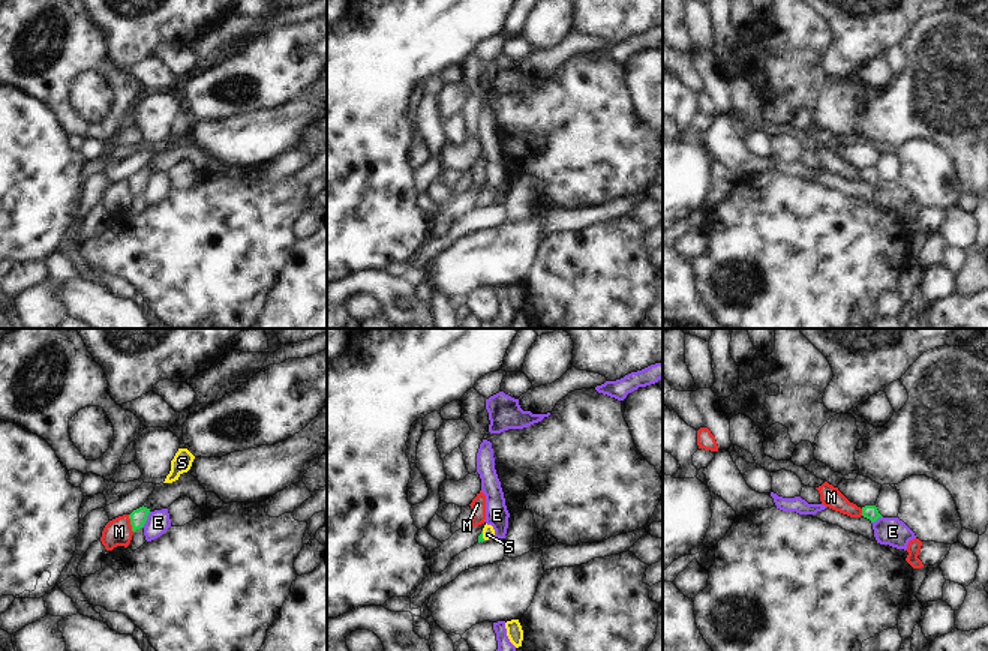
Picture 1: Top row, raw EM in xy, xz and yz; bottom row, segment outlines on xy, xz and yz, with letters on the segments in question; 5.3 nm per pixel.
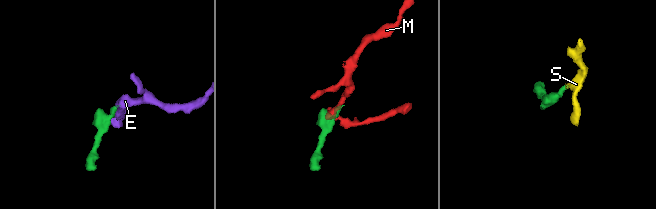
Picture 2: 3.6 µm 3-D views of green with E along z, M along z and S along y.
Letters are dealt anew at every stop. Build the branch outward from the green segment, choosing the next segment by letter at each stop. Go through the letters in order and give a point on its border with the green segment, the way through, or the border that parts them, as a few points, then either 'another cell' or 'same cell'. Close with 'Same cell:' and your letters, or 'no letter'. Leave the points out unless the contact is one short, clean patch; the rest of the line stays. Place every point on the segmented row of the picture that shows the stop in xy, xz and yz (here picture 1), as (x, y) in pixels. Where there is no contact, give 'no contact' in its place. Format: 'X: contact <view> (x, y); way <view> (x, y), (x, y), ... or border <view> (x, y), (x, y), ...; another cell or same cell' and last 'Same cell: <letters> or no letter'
E: contact xy (146, 519); border xy (150, 512), (141, 527); another cell
M: contact xy (131, 524); border xy (128, 515), (134, 531); another cell
S: contact xz (482, 536); way xz (480, 537), (482, 536), (488, 531); same cell
Same cell: S

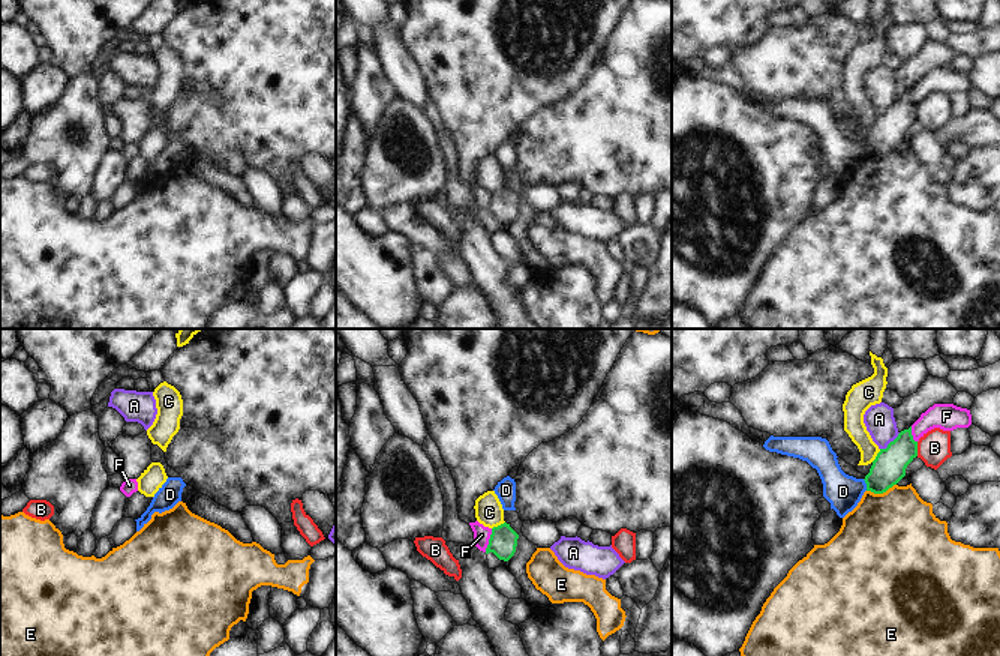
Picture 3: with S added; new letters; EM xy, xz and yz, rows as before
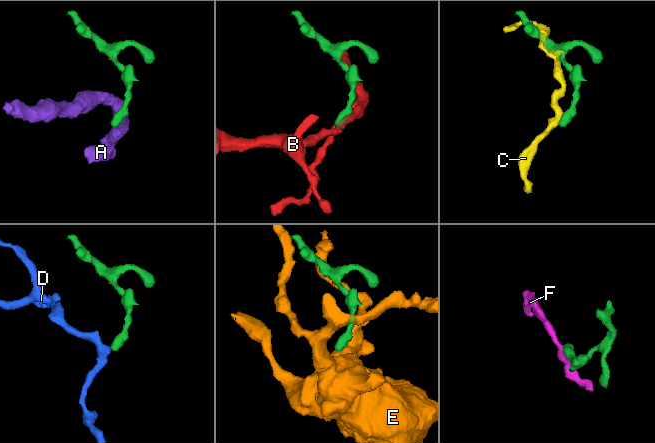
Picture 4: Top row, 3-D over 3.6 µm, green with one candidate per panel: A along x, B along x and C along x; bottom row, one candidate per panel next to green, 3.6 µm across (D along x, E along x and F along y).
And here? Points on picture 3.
A: contact yz (889, 443); border yz (900, 433), (880, 449); another cell
B: contact yz (916, 449); another cell
C: contact xz (498, 526); border xz (504, 521), (492, 529); another cell
D: contact yz (867, 485); border yz (862, 479), (867, 490); another cell
E: contact yz (880, 493); border yz (895, 484), (882, 493), (867, 491); another cell
F: contact xz (489, 541); border xz (492, 529), (485, 551); another cell
Same cell: no letter

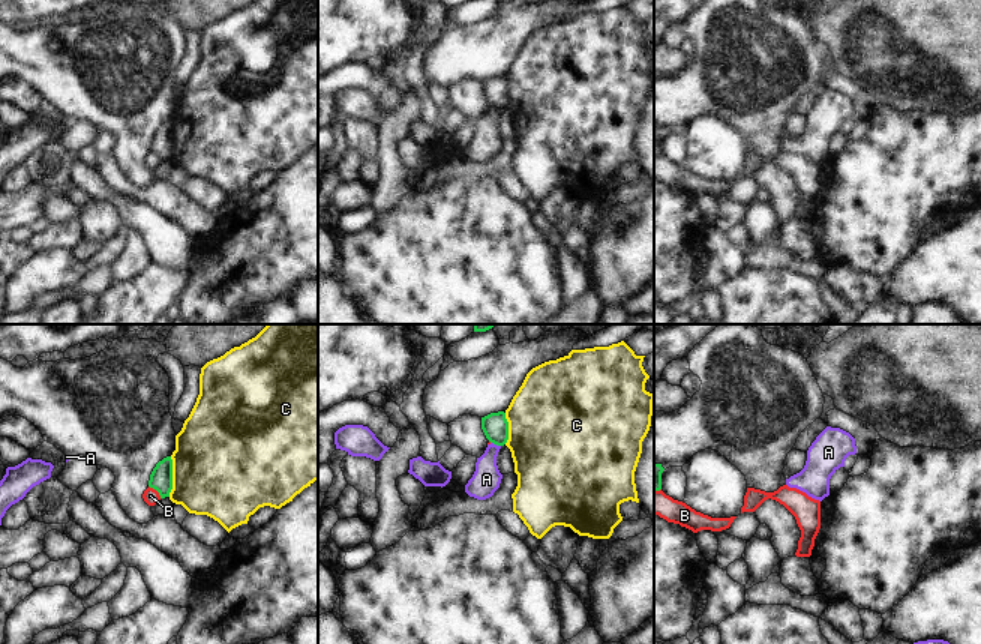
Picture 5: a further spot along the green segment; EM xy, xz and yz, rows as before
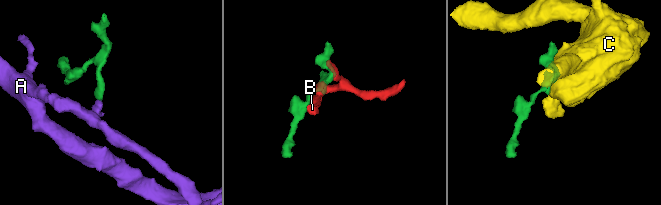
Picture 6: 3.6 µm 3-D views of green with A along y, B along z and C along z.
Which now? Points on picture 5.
A: contact xz (495, 443); border xz (491, 442), (500, 446); another cell
B: contact xy (156, 490); border xy (149, 485), (161, 497); another cell
C: contact xy (171, 476); another cell
Same cell: no letter

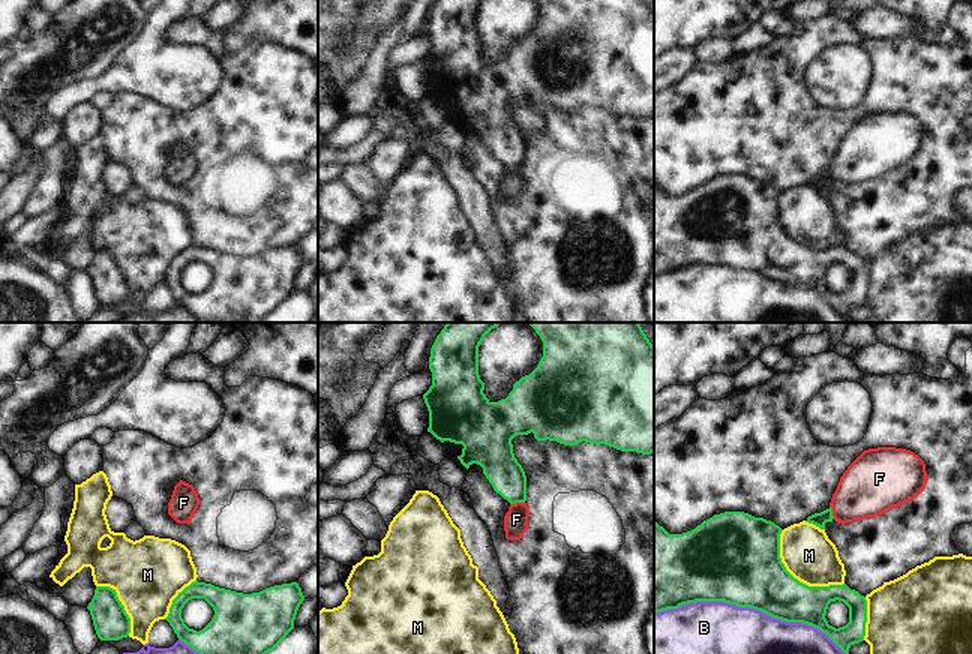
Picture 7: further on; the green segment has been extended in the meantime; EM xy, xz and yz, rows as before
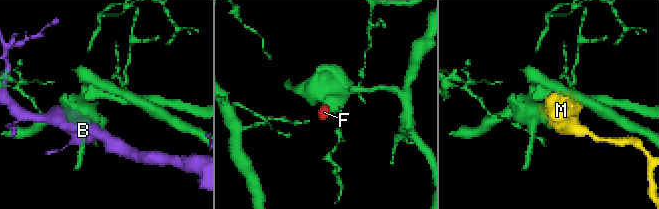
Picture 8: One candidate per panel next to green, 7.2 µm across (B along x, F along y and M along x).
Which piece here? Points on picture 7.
B: contact yz (750, 606); another cell
F: contact xz (516, 501); way xz (507, 477), (515, 491), (516, 501), (516, 519); same cell
M: contact yz (797, 579); another cell
Same cell: F

